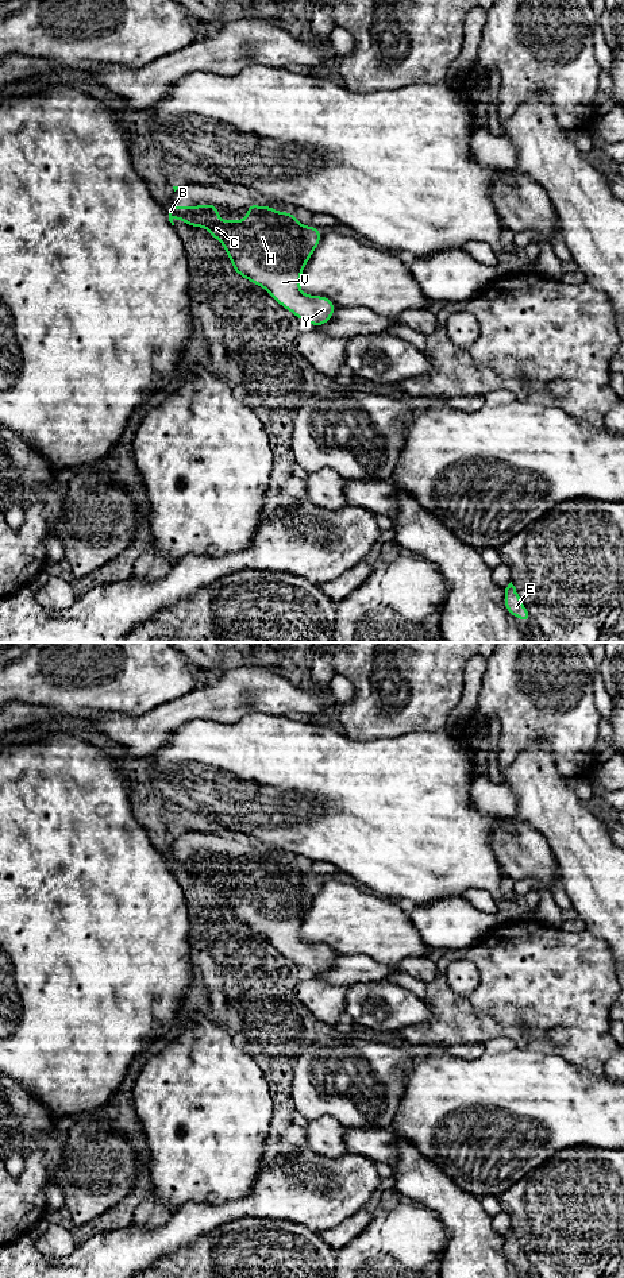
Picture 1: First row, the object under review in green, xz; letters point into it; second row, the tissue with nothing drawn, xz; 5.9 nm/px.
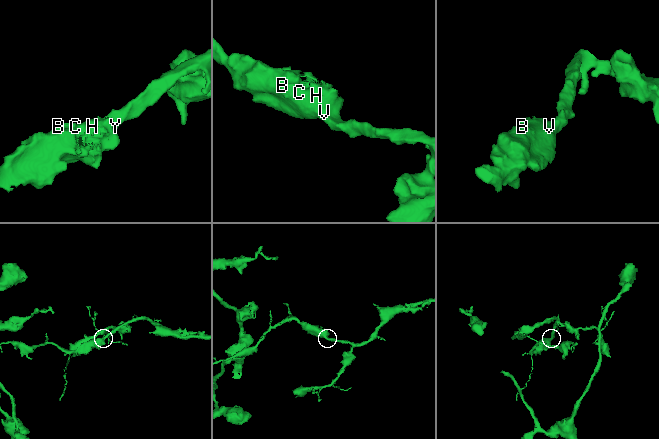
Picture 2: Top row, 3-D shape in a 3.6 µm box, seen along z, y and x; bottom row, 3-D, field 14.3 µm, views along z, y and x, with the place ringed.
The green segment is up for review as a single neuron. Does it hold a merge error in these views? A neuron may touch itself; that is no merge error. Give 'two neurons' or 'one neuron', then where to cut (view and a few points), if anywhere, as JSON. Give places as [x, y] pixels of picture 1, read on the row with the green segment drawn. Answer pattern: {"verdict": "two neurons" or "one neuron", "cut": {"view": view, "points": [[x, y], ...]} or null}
{"verdict": "one neuron", "cut": null}

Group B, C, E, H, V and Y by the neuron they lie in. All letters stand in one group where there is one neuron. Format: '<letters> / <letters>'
B C E H V Y

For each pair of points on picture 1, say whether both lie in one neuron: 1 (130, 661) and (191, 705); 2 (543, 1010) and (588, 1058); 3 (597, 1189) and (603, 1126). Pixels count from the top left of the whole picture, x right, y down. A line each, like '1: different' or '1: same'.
1: different
2: same
3: different

